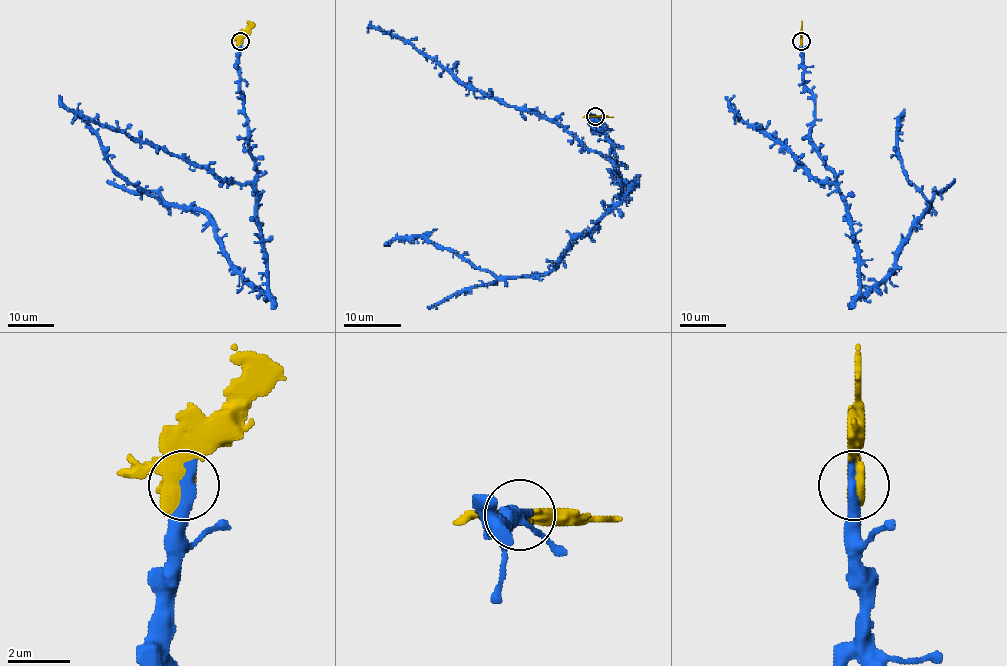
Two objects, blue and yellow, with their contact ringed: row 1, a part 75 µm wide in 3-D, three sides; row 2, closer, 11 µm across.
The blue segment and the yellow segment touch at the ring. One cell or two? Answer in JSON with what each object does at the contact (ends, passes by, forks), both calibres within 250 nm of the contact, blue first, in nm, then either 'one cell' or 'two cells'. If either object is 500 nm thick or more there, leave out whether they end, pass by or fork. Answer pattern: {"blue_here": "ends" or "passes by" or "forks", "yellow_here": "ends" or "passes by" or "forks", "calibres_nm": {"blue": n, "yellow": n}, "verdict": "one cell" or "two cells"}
{"calibres_nm": {"blue": 480, "yellow": 550}, "verdict": "two cells"}

